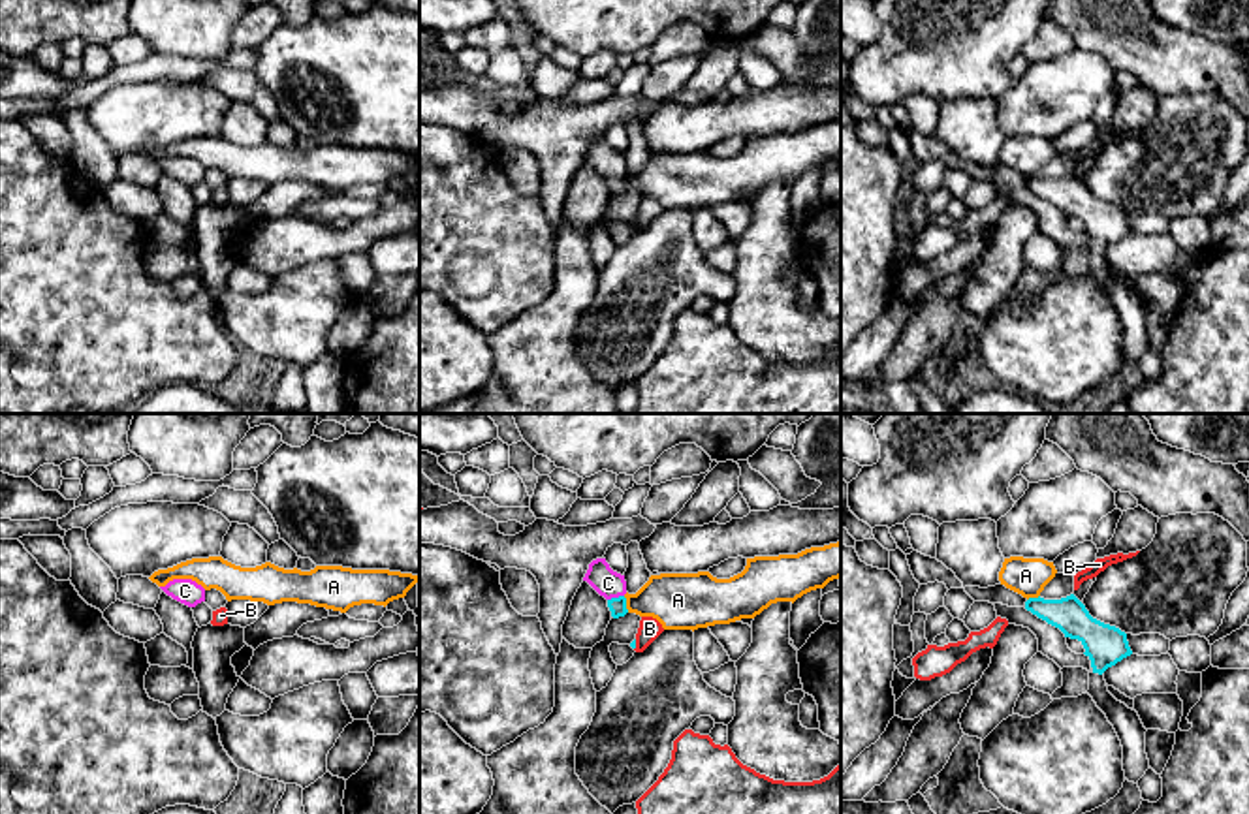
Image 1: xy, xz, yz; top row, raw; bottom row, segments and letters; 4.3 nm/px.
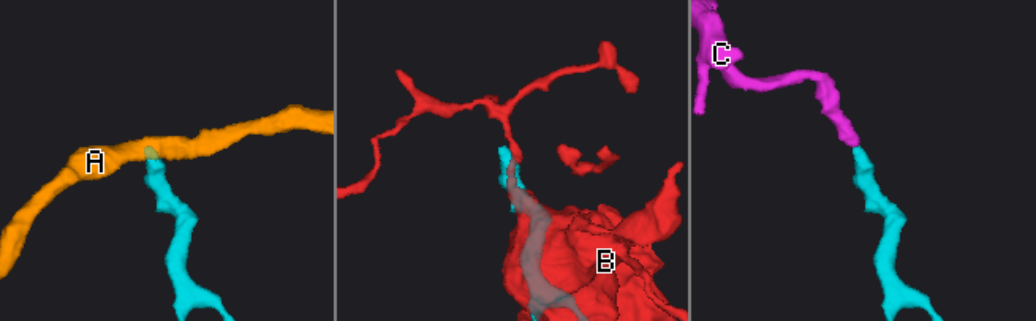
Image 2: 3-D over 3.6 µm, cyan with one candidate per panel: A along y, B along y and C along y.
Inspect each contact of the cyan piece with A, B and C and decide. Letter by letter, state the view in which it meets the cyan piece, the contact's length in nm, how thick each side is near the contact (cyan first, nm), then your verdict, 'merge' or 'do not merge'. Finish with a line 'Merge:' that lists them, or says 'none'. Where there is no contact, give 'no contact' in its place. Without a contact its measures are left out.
A: meets cyan in xz; contact 80 nm long; 80 nm thick on the cyan side, 240 nm on the other; do not merge
B: meets cyan in xz; contact 50 nm long; 20 nm thick on the cyan side, 100 nm on the other; do not merge
C: meets cyan in xz; contact 80 nm long; 80 nm thick on the cyan side, 120 nm on the other; merge
Merge: C

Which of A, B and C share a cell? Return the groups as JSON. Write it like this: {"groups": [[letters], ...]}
{"groups": [["A"], ["B"], ["C"]]}

